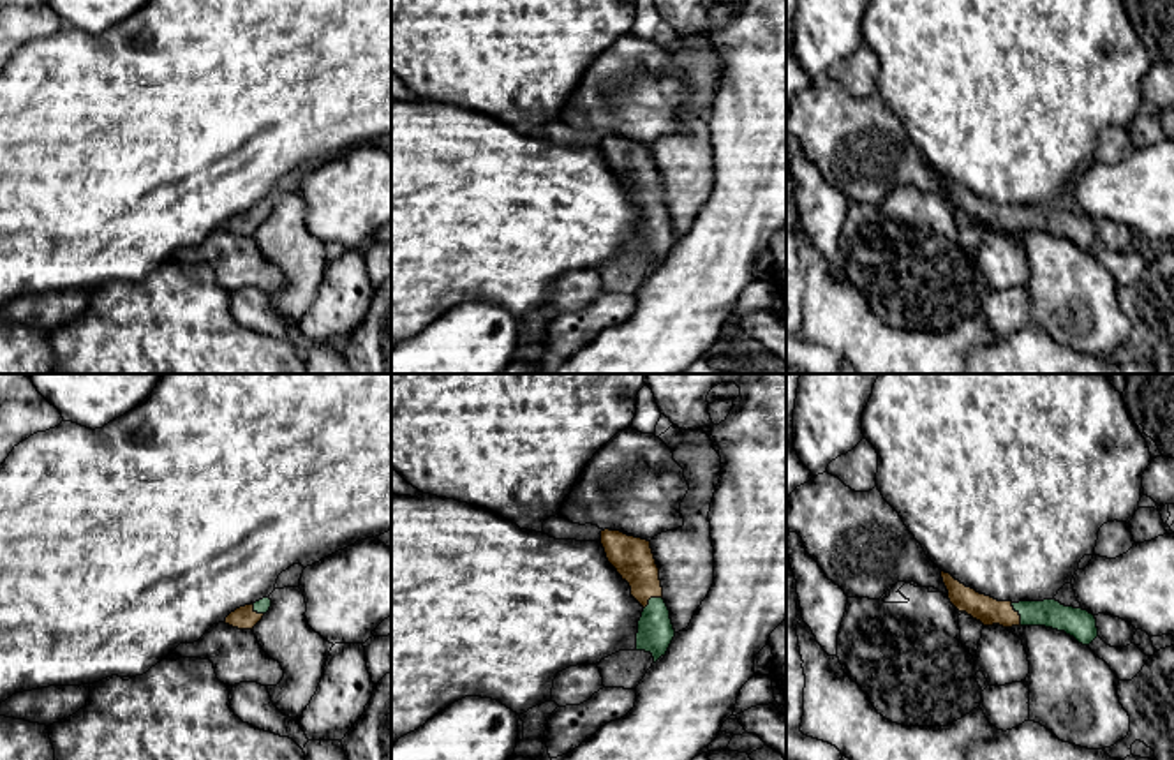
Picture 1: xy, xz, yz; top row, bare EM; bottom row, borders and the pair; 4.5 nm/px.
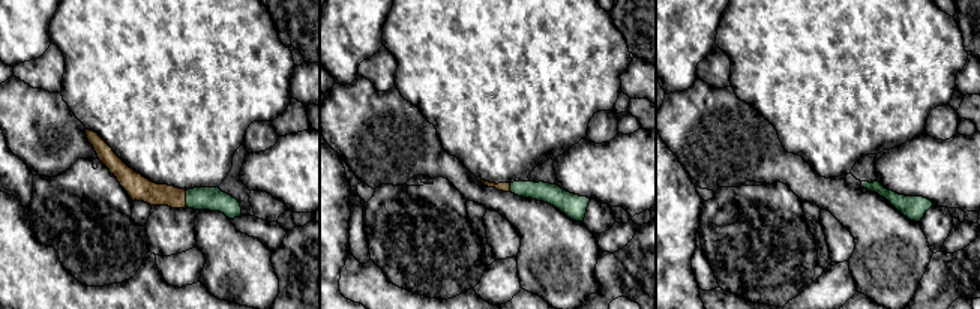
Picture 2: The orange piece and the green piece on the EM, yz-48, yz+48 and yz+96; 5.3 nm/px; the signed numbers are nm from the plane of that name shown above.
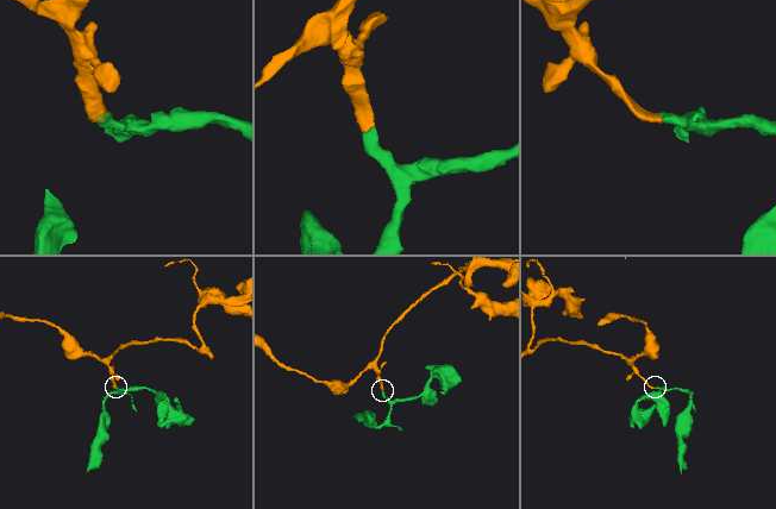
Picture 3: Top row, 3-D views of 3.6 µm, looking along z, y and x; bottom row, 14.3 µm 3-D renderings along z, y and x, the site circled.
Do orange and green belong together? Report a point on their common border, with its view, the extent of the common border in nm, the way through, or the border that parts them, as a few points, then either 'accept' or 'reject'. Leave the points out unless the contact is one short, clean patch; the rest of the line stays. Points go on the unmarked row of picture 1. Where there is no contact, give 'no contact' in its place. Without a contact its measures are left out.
meets orange in yz at (1017, 219); contact 120 nm long; runs through yz (988, 216), (1017, 219), (1049, 217); accept

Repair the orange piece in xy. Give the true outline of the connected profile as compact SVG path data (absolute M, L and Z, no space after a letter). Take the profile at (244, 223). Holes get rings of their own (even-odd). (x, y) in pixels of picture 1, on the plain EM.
M263 203L256 208L236 213L226 222L224 227L238 235L254 235L254 231L263 224L270 212L271 205Z

